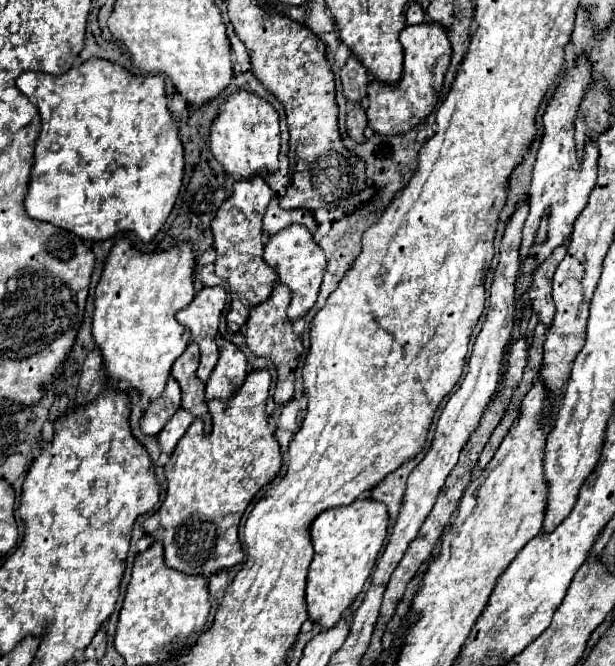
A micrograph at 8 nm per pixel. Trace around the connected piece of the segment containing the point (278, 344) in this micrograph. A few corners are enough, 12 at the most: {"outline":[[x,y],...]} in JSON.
{"outline":[[278,285],[250,311],[246,345],[278,371],[274,401],[294,395],[302,341],[286,315],[290,289]]}

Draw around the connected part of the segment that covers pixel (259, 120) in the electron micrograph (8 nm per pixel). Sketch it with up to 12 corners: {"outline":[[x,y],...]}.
{"outline":[[238,89],[218,109],[210,151],[230,175],[276,171],[280,123]]}

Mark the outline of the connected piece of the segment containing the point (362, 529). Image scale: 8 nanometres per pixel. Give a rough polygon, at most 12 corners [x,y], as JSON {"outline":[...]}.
{"outline":[[360,497],[310,533],[310,621],[330,629],[356,601],[388,535]]}

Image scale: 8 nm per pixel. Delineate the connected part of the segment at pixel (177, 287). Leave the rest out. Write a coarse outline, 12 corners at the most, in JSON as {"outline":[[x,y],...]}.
{"outline":[[124,237],[96,287],[92,335],[108,375],[146,401],[190,341],[186,241]]}

